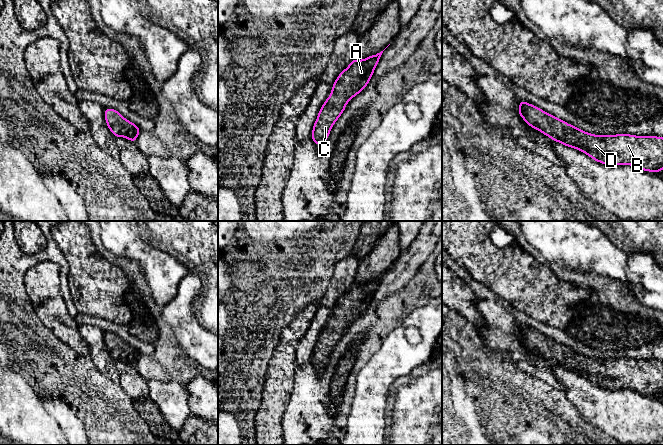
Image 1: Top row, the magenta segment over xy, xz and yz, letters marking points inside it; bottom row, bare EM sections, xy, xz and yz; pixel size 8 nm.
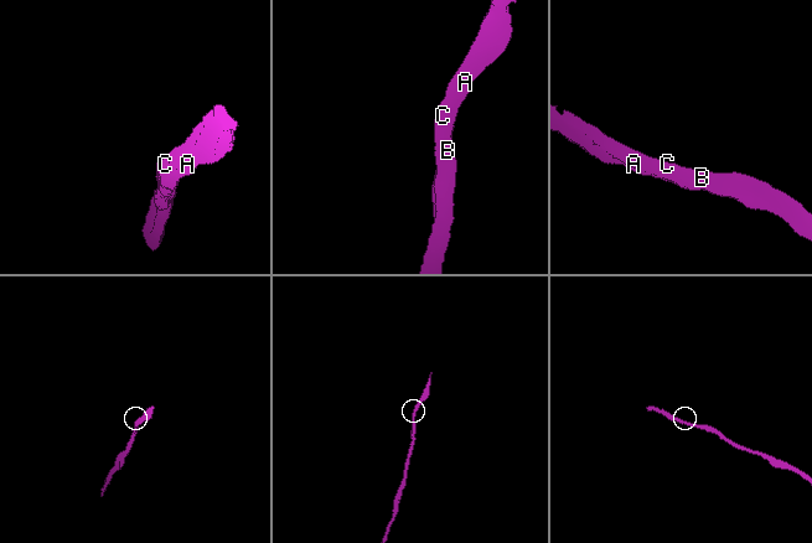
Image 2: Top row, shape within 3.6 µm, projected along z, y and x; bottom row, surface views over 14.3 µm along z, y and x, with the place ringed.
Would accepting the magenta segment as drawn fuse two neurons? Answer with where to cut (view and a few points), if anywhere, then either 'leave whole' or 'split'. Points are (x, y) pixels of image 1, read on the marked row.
no cut; leave whole

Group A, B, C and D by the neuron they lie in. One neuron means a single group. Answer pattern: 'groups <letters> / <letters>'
groups A B C D

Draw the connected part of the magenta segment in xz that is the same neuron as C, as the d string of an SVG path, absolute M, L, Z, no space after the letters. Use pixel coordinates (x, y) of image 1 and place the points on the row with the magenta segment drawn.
M383 51L360 61L354 58L338 75L312 129L311 138L317 146L326 142L334 123L345 111L350 99L368 85L382 53Z

